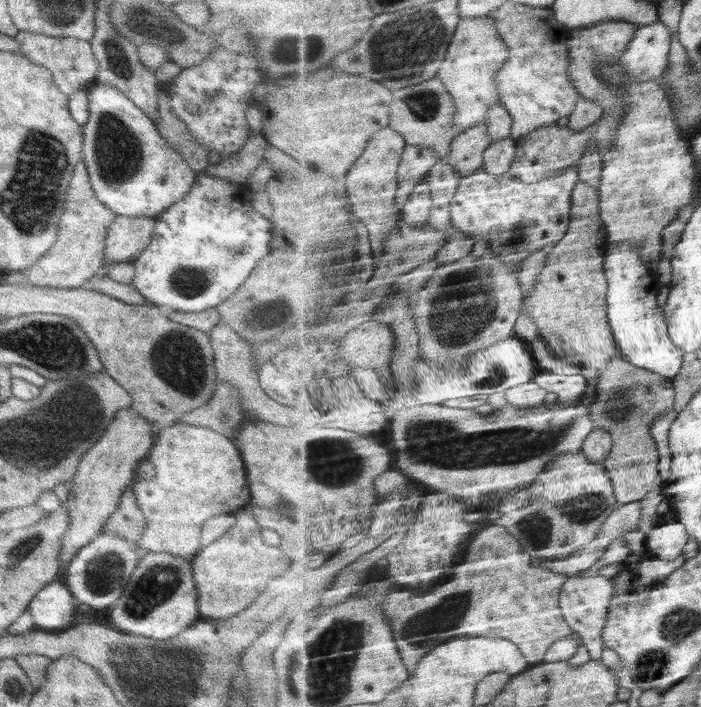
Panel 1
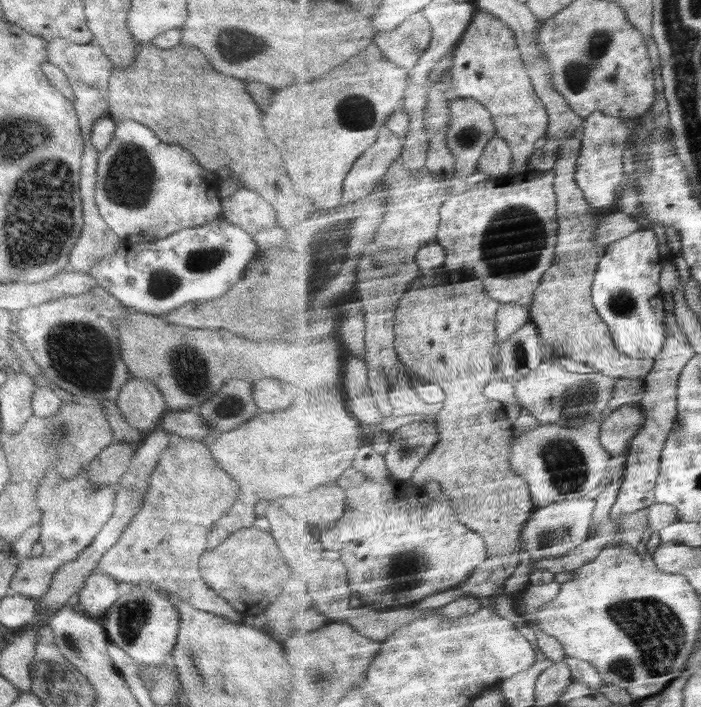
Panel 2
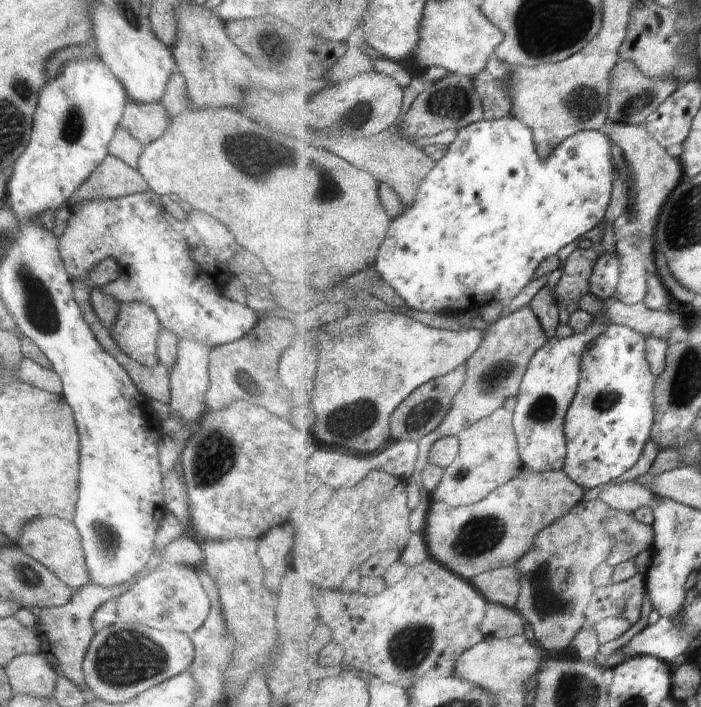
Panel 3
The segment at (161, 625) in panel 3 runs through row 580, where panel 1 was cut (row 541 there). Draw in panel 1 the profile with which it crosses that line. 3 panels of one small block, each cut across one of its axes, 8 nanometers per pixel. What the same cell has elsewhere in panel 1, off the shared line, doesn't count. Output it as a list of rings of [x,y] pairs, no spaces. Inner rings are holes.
[[[176,423],[172,426],[163,427],[156,434],[152,448],[150,449],[149,456],[146,460],[150,461],[154,465],[155,475],[152,480],[137,480],[134,482],[130,488],[135,494],[138,506],[142,508],[142,514],[145,516],[148,526],[145,526],[144,534],[142,538],[136,545],[141,553],[152,553],[152,552],[170,552],[174,556],[180,556],[180,558],[186,558],[186,560],[192,560],[196,556],[196,552],[200,550],[200,530],[202,530],[202,524],[210,518],[214,518],[216,514],[224,514],[224,512],[234,512],[242,506],[246,506],[250,502],[250,492],[248,492],[248,486],[246,486],[246,471],[245,465],[237,446],[233,443],[232,439],[227,436],[216,432],[215,430],[210,430],[209,428],[204,428],[203,426],[194,426],[192,424]]]

